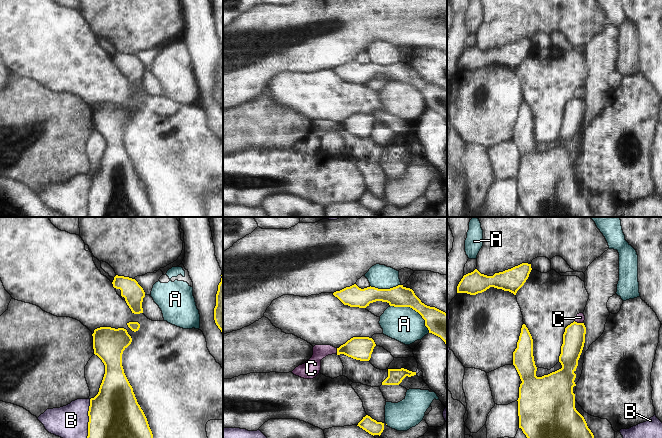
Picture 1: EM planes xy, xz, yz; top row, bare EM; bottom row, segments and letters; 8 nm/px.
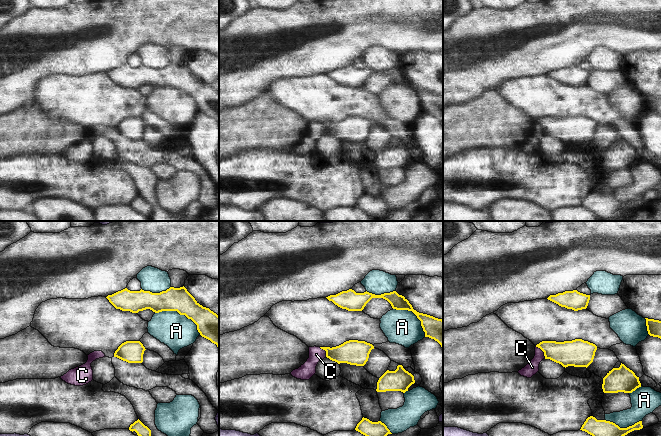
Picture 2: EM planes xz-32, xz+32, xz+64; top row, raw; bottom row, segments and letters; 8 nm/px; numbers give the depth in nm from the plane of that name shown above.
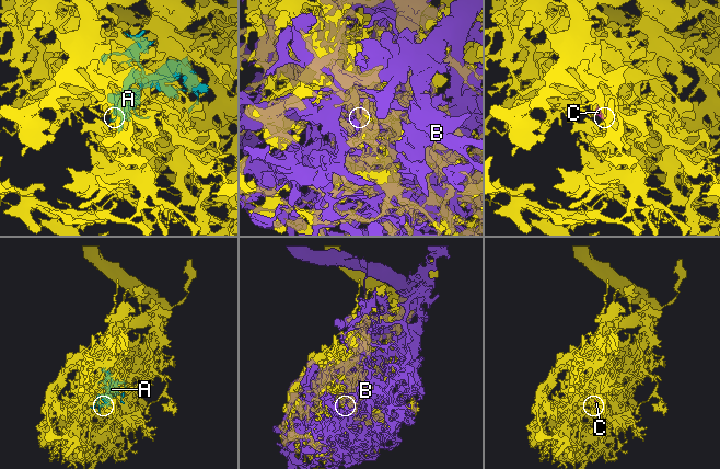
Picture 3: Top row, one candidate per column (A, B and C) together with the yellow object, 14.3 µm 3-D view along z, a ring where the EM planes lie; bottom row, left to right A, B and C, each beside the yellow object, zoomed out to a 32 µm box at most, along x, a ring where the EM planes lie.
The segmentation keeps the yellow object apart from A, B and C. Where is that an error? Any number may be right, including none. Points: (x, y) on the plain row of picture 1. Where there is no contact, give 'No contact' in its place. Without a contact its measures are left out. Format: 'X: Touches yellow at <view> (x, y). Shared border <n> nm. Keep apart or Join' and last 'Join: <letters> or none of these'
A: Touches yellow at xz (414, 85). Shared border 380 nm. Keep apart
B: Touches yellow at xy (89, 196). Shared border 340 nm. Keep apart
C: Touches yellow at yz (579, 99). Shared border 80 nm. Keep apart
Join: none of these.

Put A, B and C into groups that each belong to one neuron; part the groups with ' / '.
A / B C

